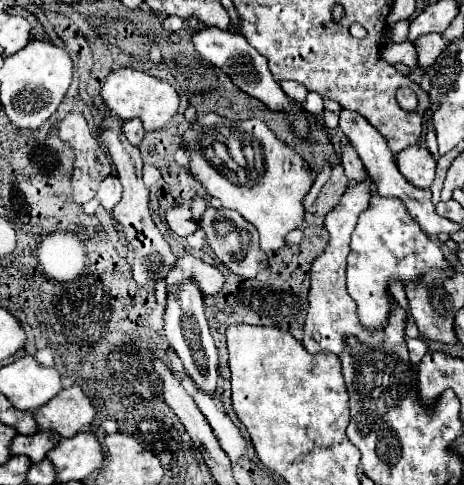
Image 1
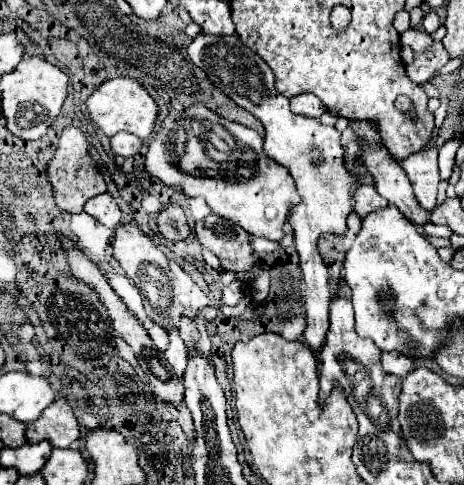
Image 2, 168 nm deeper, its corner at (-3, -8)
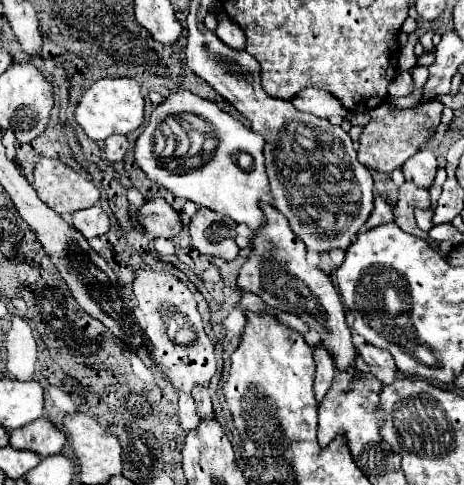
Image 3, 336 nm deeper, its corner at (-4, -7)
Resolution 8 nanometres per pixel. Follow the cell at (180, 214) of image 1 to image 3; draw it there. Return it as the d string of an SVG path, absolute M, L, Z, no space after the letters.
M148 199L140 207L138 221L152 237L166 237L166 239L176 237L184 227L180 213L166 199Z

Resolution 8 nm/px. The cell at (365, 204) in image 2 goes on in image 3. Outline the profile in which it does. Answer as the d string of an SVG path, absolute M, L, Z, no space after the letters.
M376 197L376 199L374 199L372 215L368 217L368 223L366 223L364 227L366 227L366 229L372 229L372 227L376 227L376 225L390 223L392 219L394 219L394 215L392 215L392 207L390 207L386 201L382 201L380 197Z

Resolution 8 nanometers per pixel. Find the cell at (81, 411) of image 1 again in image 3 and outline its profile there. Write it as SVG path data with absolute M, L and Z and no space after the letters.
M40 417L36 423L12 431L10 445L16 449L30 449L46 457L62 451L66 445L66 435L48 417Z

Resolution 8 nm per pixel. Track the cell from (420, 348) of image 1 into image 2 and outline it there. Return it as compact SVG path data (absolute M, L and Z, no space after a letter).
M381 352L381 366L389 374L407 376L415 368L415 362L407 360L407 356L395 356L395 352Z

